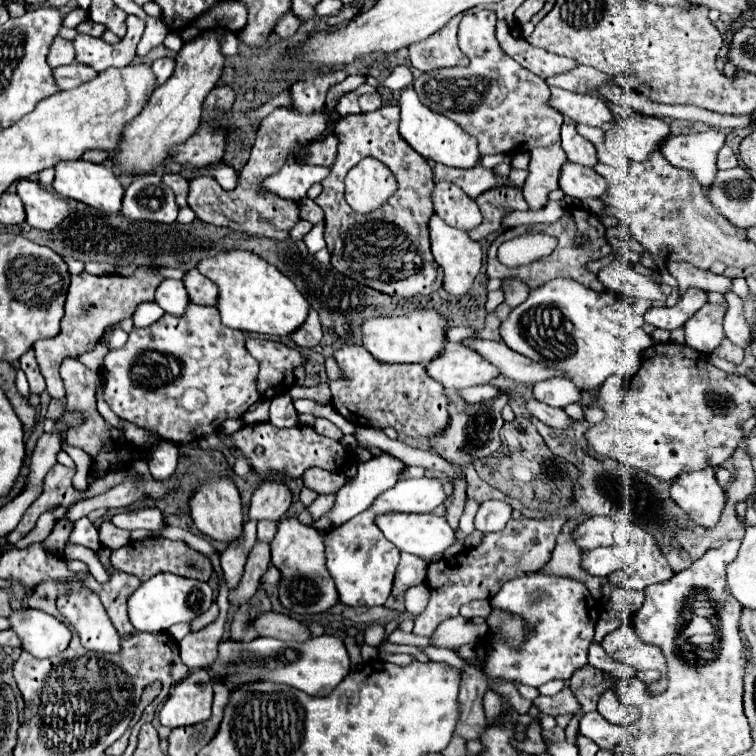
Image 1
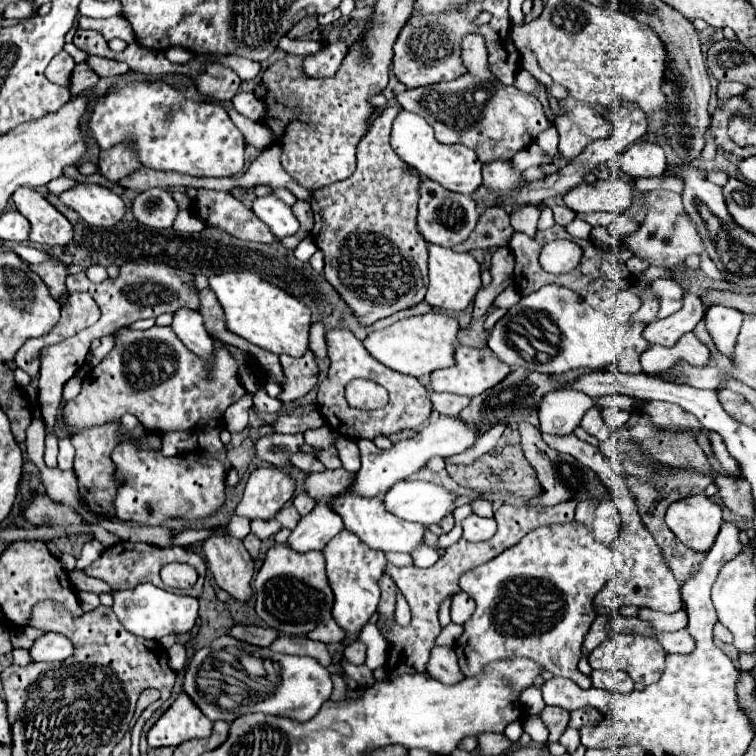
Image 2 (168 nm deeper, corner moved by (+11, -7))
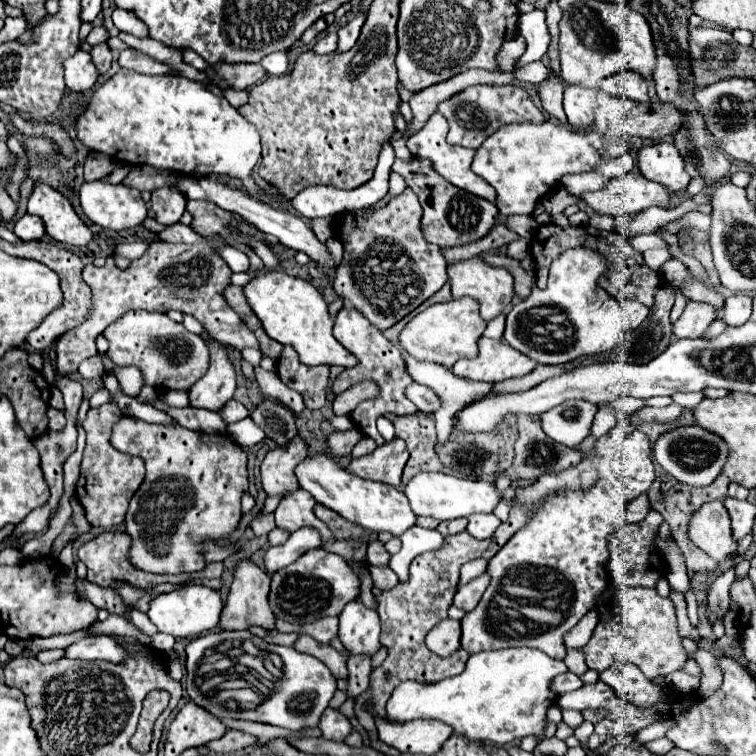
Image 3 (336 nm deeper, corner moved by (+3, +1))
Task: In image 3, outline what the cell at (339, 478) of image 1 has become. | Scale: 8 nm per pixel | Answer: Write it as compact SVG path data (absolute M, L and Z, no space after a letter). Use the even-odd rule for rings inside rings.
M393 439L381 447L377 447L373 453L360 458L353 458L349 463L349 471L371 481L381 481L393 487L399 487L403 467L407 463L407 447L403 439Z

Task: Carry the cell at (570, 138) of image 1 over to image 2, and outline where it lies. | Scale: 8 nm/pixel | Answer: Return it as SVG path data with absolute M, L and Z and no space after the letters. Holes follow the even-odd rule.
M567 115L557 117L555 119L555 127L559 131L559 153L565 159L577 157L589 145L589 141L591 141L589 137L585 137L579 131L579 127Z

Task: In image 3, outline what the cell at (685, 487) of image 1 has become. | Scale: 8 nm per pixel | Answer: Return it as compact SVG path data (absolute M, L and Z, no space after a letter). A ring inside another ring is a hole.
M721 501L705 503L689 523L691 541L717 563L737 555L739 543L731 533L731 519Z

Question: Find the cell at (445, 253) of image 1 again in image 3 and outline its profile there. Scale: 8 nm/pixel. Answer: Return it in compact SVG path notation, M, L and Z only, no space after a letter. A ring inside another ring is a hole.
M473 257L473 259L459 261L459 263L451 265L447 269L447 273L449 273L449 285L451 285L453 299L461 299L465 295L477 299L481 303L481 317L485 321L491 321L491 319L499 317L511 305L511 299L513 299L515 291L513 291L513 277L511 277L511 273L507 269L489 267L481 259Z

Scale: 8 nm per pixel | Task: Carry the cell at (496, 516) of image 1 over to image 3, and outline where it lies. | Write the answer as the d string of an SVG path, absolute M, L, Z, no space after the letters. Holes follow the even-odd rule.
M477 513L469 517L467 533L473 535L475 539L489 539L499 525L501 521L493 513Z

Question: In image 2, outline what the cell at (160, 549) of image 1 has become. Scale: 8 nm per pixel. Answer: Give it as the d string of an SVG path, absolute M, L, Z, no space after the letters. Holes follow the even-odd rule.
M119 541L115 543L113 547L107 547L101 557L97 561L93 561L89 567L85 567L83 571L91 577L97 577L97 579L103 579L105 583L109 583L109 587L113 589L133 589L137 583L153 583L161 589L167 589L159 577L159 571L165 563L171 563L171 561L179 561L179 563L189 563L191 567L197 569L199 573L199 581L197 585L193 587L193 595L199 597L201 595L201 589L203 589L203 579L205 579L205 561L193 553L193 551L187 551L179 545L175 547L169 547L169 549L161 549L161 547L155 547L155 545L147 545L147 543L133 543L133 541Z

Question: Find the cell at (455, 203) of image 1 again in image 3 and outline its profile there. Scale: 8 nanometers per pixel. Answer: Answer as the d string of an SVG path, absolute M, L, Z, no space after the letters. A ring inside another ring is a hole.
M411 157L409 161L395 159L393 171L403 175L407 187L411 187L413 193L419 197L419 203L423 207L423 217L421 217L423 237L429 243L439 245L441 249L467 245L483 239L499 219L499 211L493 203L475 197L471 193L465 193L455 185L451 185L449 181L445 181L441 175L437 175L437 171L433 171L433 163L429 163L429 159L421 159L421 157Z

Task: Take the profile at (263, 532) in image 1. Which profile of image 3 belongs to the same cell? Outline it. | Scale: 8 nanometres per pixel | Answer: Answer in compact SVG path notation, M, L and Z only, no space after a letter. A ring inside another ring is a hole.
M297 489L293 491L293 495L285 495L275 511L275 521L279 529L287 529L287 531L297 531L301 527L313 527L319 531L321 541L335 541L335 535L331 533L331 529L319 521L313 513L313 497L307 495L307 491Z

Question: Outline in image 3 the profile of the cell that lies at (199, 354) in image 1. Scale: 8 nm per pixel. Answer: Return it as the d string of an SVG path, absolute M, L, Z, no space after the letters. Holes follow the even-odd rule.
M129 311L117 319L117 323L111 323L103 331L103 337L109 341L109 359L119 367L139 367L143 371L145 385L189 391L189 387L205 375L209 365L209 351L205 341L163 313Z

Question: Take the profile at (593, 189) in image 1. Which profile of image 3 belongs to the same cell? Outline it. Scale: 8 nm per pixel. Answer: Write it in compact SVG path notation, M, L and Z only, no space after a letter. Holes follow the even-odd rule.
M627 173L611 179L605 189L583 195L583 201L603 215L637 215L649 207L667 207L669 191L659 183L647 181L641 173Z

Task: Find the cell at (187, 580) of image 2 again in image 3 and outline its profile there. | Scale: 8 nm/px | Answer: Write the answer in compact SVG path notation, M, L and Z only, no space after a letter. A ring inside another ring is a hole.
M123 415L113 425L111 445L115 449L121 449L121 453L125 455L141 457L147 467L145 481L133 495L125 517L125 531L133 539L133 547L127 555L129 563L133 563L133 567L137 567L139 571L149 571L157 575L203 571L203 543L229 537L241 521L241 497L249 489L247 453L225 433L191 431L181 425L155 425L131 415Z

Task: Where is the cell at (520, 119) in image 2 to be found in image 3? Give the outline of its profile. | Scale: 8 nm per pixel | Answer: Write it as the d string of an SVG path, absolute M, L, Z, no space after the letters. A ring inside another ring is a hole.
M473 85L467 87L465 91L457 93L455 97L439 103L439 113L443 113L451 125L447 141L453 145L463 145L477 149L481 143L491 137L497 129L509 123L521 123L521 121L531 121L531 123L541 123L545 121L545 115L533 105L529 95L517 87L517 85Z

